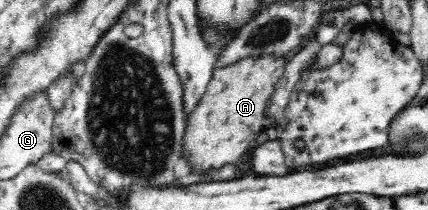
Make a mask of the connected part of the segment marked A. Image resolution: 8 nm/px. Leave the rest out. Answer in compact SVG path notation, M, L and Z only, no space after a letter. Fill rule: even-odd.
M269 55L249 57L213 71L203 96L186 114L180 156L187 161L191 173L207 176L225 164L239 162L241 156L255 144L258 135L269 128L268 103L290 59L275 59Z

